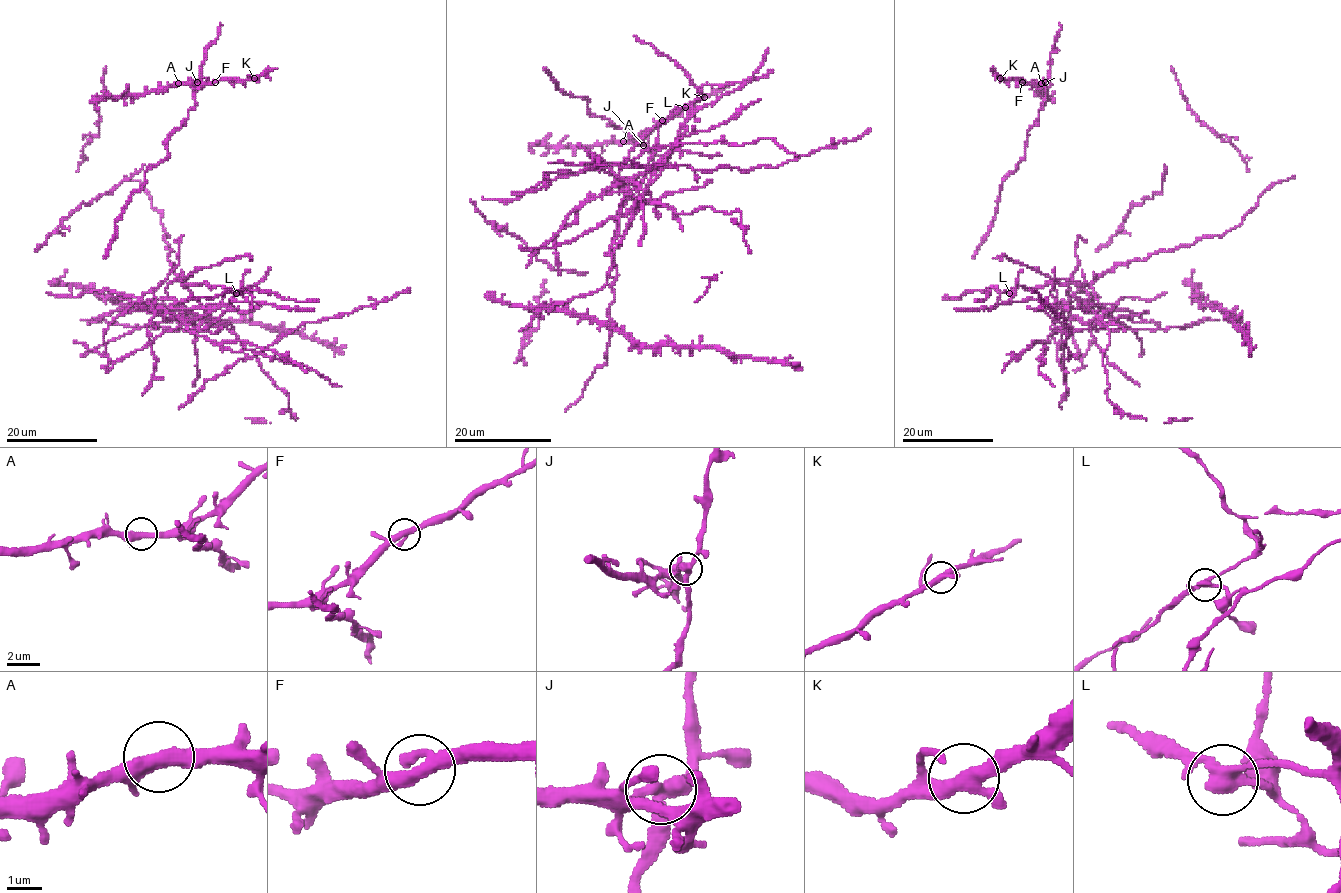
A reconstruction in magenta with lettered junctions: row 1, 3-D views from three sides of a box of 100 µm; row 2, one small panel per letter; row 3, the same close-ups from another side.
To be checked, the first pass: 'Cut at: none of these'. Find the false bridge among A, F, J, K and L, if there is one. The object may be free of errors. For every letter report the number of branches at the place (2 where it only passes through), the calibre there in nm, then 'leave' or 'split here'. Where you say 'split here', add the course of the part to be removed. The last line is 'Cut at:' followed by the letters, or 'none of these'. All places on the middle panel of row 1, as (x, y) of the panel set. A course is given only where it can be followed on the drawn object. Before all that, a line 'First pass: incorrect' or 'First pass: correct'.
First pass: incorrect
A: 3 branches meet; 360 nm thick; leave
F: 3 branches meet; 320 nm thick; leave
J: 3 branches meet; 360 nm thick; leave
K: 3 branches meet; 340 nm thick; leave
L: 3 branches meet; 300 nm thick; split here
Cut at: L

